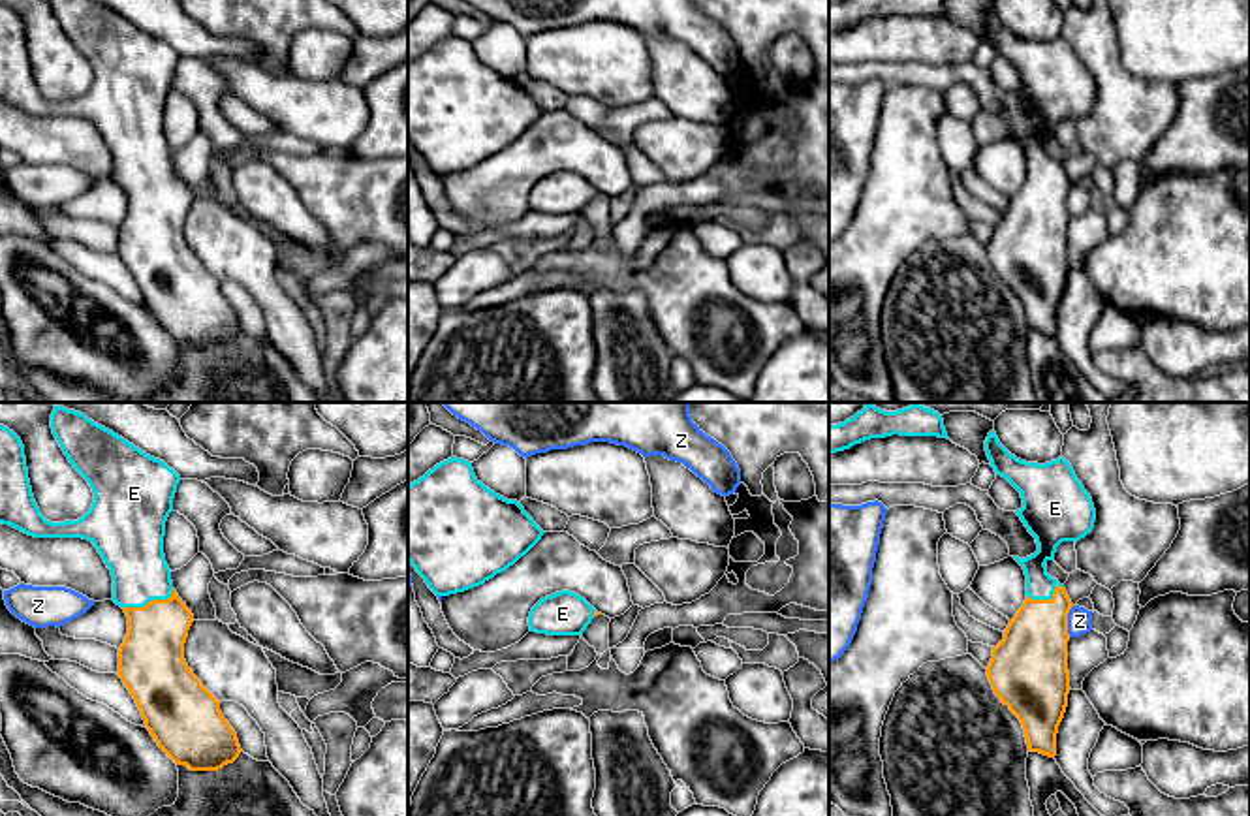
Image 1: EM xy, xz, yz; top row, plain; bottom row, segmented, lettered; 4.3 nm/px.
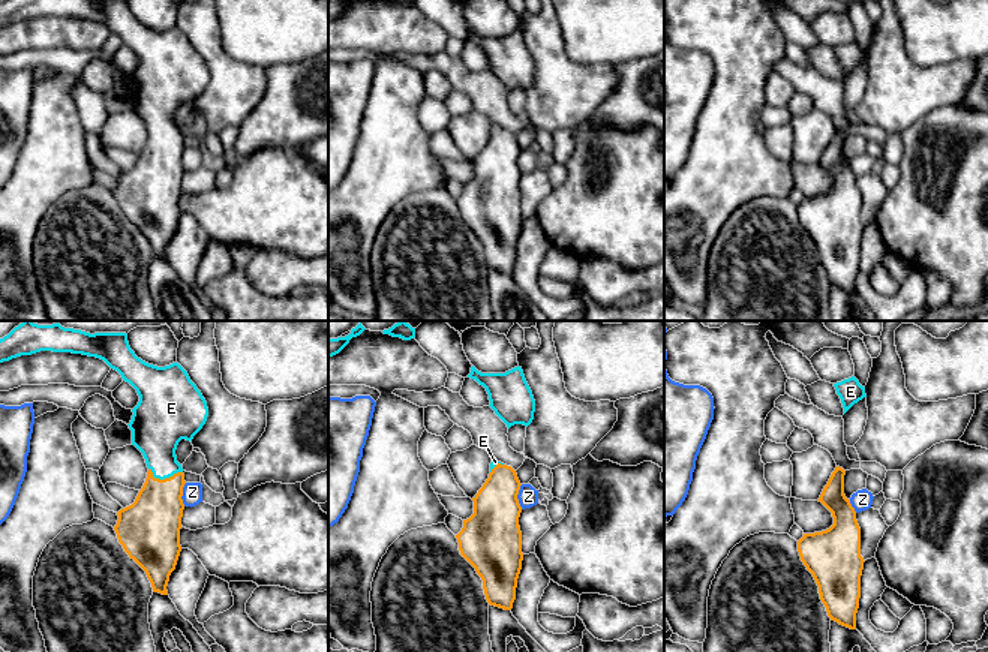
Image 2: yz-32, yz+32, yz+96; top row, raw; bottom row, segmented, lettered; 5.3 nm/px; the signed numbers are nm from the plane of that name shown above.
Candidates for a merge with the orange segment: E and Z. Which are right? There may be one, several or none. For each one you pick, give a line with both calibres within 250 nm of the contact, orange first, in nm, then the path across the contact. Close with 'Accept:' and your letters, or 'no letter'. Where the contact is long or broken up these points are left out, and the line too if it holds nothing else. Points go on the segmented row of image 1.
E: Thickness 280 nm (orange) against 280 nm
Accept: E

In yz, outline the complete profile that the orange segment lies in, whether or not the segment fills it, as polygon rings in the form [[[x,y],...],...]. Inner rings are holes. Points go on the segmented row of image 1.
[[[991,431],[985,451],[996,476],[1006,478],[1023,498],[1023,508],[1015,513],[1028,532],[1036,538],[1038,551],[1026,558],[1013,557],[1026,575],[1026,600],[1009,620],[1004,639],[992,647],[987,677],[994,694],[1021,720],[1030,752],[1056,756],[1056,733],[1068,707],[1070,671],[1068,671],[1068,613],[1073,607],[1064,585],[1047,573],[1047,562],[1055,560],[1062,541],[1079,541],[1092,532],[1096,510],[1090,494],[1077,479],[1071,464],[1056,461],[1038,464],[1011,455]]]

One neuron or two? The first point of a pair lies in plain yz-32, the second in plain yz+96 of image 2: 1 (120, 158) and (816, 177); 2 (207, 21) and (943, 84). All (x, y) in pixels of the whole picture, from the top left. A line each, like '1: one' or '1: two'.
1: two
2: one

